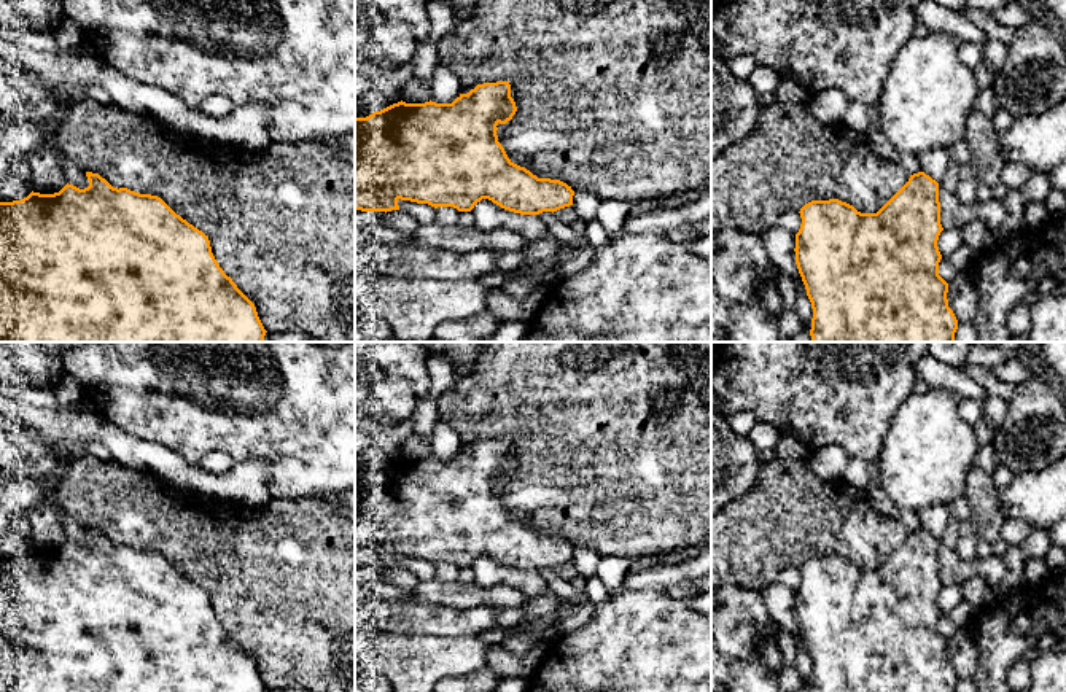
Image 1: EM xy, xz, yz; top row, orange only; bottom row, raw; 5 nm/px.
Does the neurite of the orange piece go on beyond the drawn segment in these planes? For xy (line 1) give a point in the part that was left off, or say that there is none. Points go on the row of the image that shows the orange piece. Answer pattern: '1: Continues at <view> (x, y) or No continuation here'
1: No continuation here

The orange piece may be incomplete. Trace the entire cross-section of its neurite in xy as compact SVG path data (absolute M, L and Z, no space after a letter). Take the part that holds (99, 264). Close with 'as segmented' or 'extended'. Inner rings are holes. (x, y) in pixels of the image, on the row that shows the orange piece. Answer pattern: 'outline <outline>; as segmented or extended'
outline M86 172L89 186L80 189L65 185L59 192L40 194L30 192L27 197L13 202L0 202L0 342L263 342L266 329L258 317L255 304L237 288L231 277L224 274L215 259L208 237L177 215L161 197L140 194L127 188L113 188L99 173Z; as segmented

